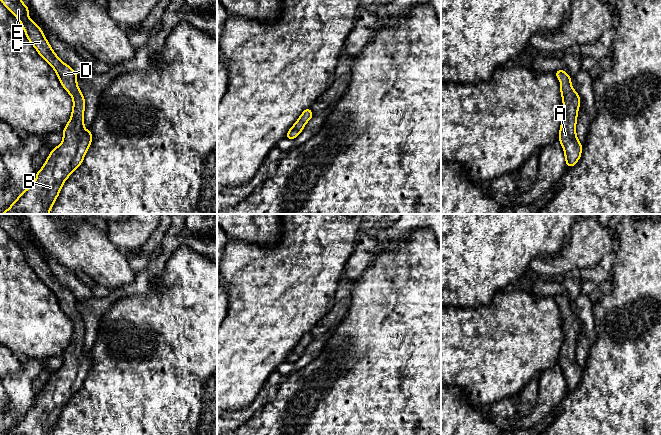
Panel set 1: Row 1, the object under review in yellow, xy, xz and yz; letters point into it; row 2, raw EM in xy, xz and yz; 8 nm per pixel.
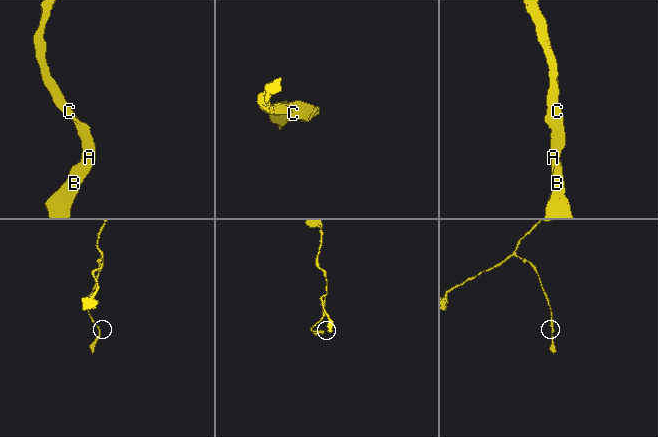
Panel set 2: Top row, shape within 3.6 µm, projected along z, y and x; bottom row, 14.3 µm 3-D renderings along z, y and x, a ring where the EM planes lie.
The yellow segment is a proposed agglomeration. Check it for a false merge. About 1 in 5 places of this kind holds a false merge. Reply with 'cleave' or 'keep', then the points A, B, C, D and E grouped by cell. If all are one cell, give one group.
keep | A B C D E

